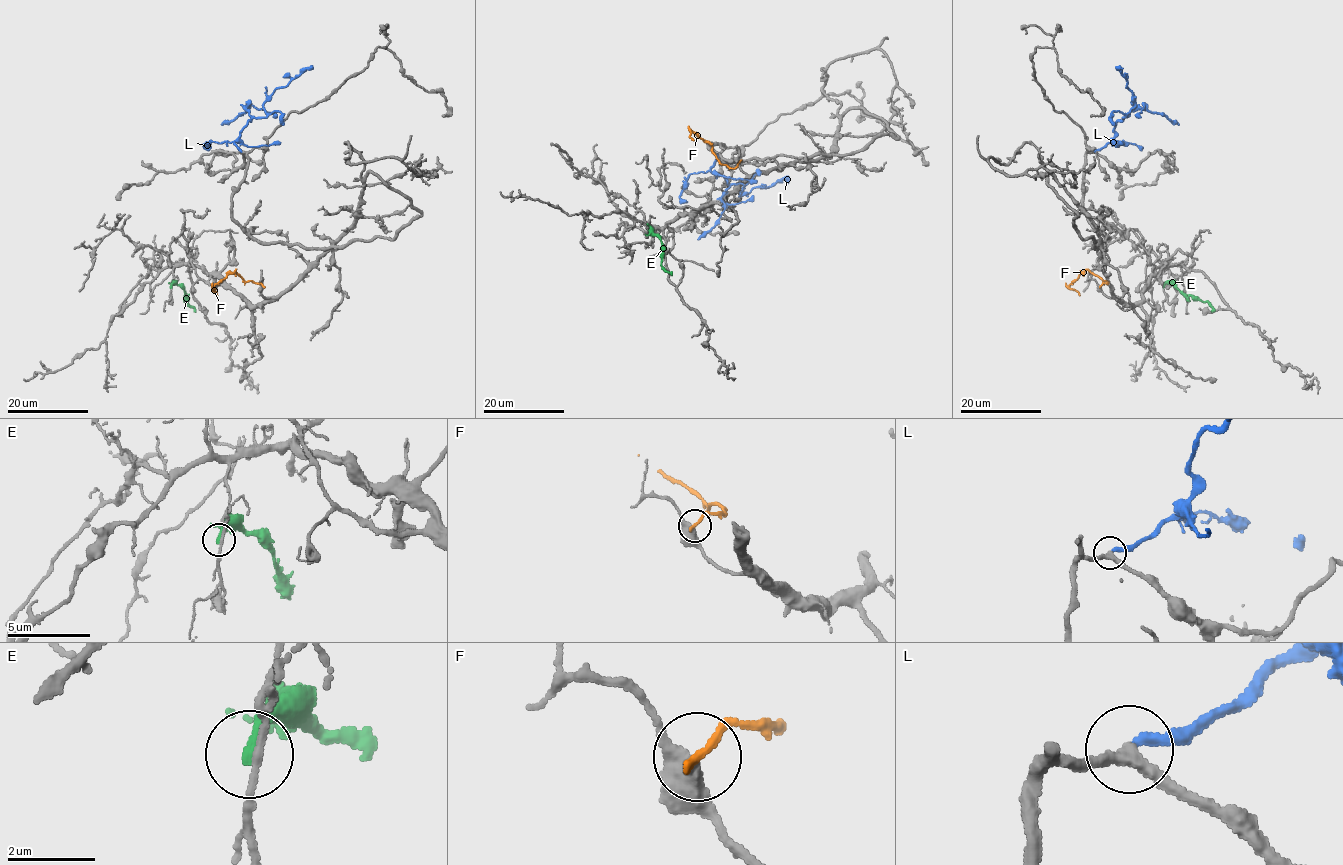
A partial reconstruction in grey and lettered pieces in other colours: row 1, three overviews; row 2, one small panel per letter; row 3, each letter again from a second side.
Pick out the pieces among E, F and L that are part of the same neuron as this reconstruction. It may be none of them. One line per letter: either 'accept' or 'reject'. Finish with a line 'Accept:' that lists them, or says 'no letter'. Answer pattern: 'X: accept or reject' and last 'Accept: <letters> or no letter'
E: reject
F: reject
L: accept
Accept: L

